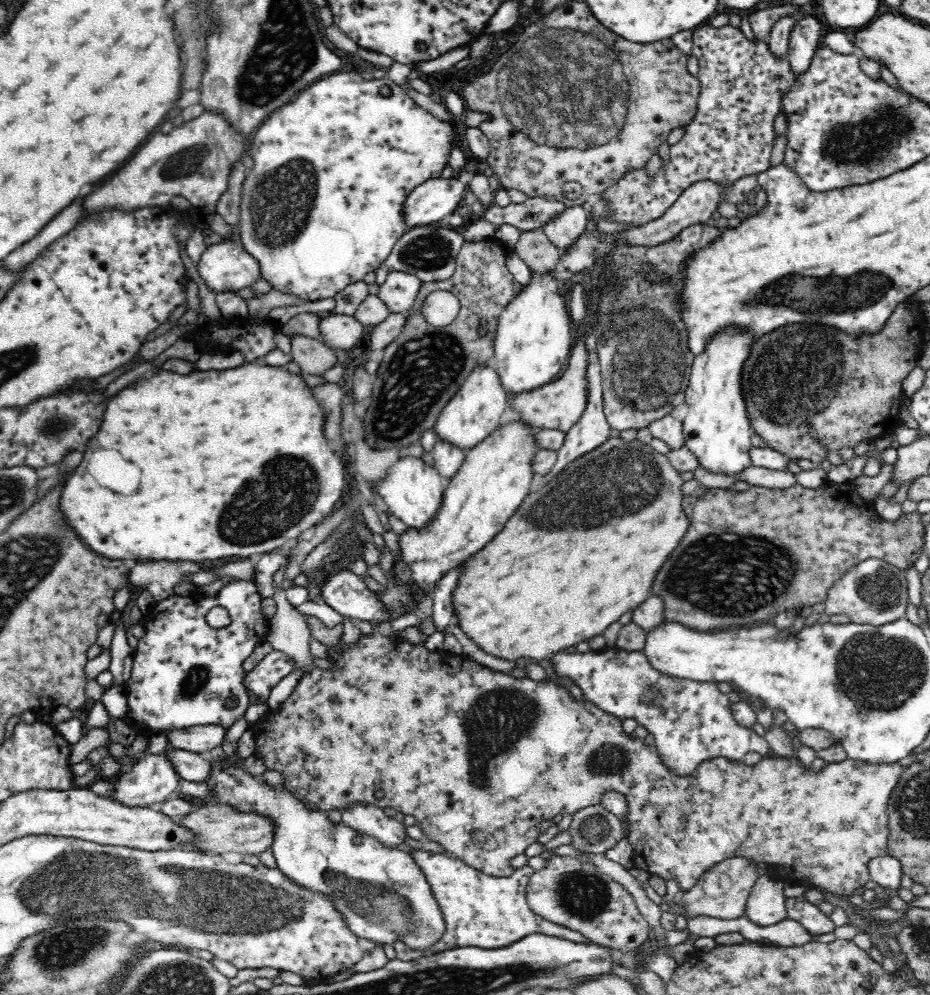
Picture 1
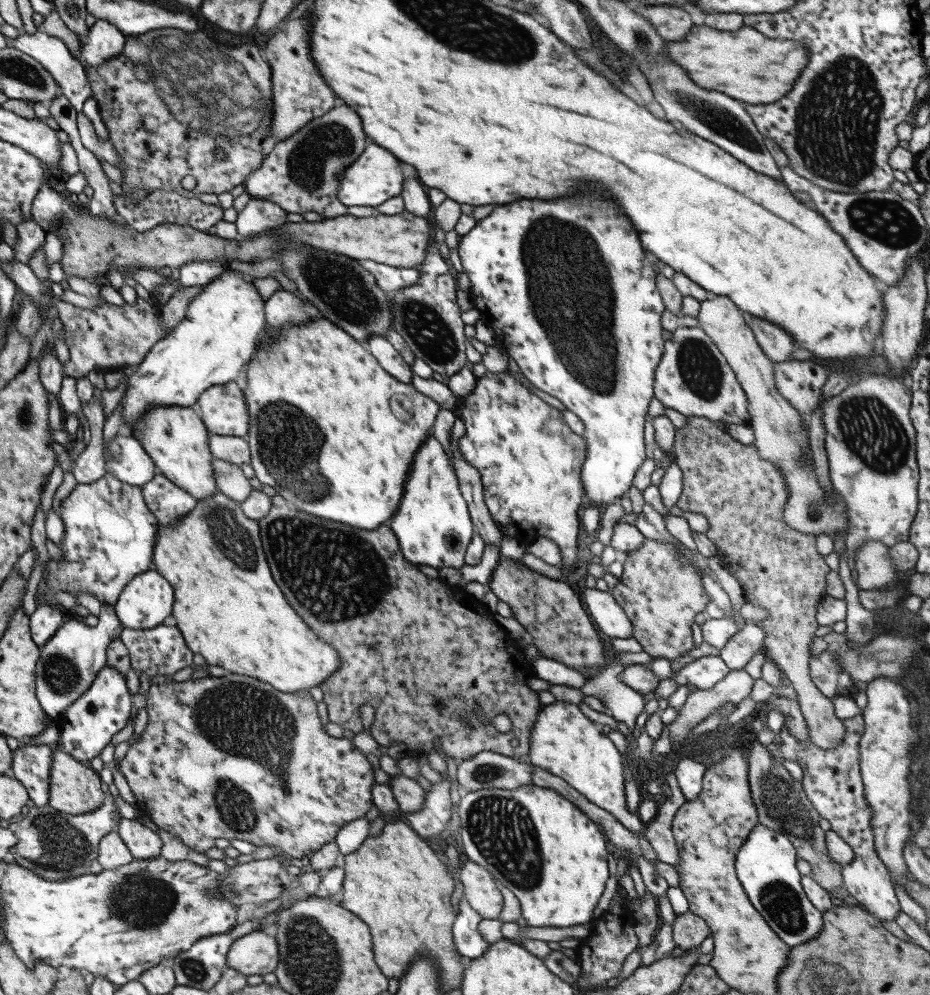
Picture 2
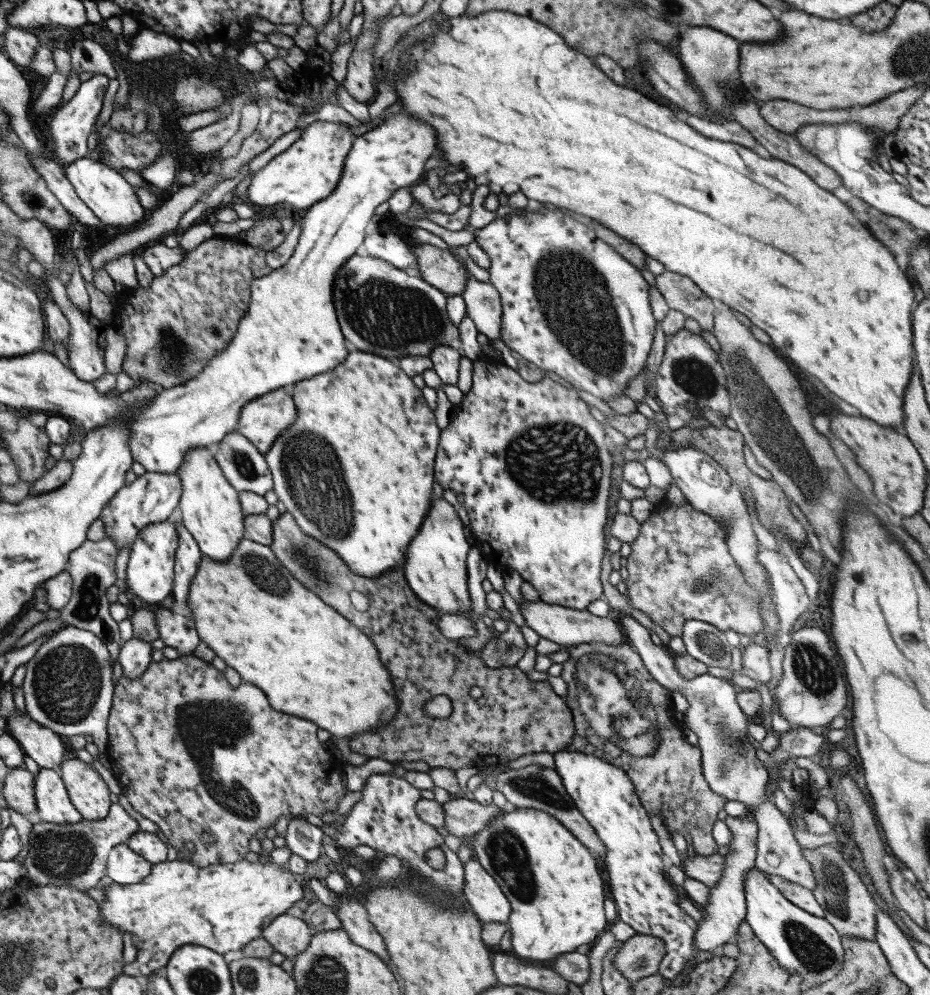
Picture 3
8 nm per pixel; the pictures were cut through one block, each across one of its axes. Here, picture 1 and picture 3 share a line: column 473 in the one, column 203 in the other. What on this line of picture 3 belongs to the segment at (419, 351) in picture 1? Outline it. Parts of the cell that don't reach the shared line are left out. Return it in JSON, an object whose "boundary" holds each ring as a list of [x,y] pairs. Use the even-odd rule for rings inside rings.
{"boundary":[[[211,238],[187,252],[183,260],[169,268],[163,276],[155,278],[149,290],[133,288],[117,296],[117,314],[113,326],[123,330],[127,340],[127,356],[123,360],[123,372],[131,380],[149,380],[157,388],[177,388],[195,376],[205,372],[211,358],[221,354],[233,336],[237,334],[239,320],[247,316],[251,304],[251,280],[271,274],[273,270],[265,264],[265,250],[247,246],[245,242]]]}

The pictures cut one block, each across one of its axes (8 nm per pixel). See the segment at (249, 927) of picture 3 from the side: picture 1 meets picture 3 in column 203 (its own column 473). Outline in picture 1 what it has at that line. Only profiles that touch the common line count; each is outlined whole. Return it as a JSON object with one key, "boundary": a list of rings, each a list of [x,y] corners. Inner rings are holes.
{"boundary":[[[414,848],[408,852],[408,856],[412,858],[412,862],[416,862],[416,866],[420,866],[420,872],[428,880],[446,920],[444,938],[432,948],[434,952],[446,952],[446,950],[456,950],[466,946],[484,948],[484,950],[506,948],[532,934],[546,934],[546,936],[556,936],[558,940],[590,944],[590,940],[584,938],[580,932],[558,926],[542,918],[528,906],[526,888],[530,876],[534,874],[532,868],[514,870],[512,876],[498,878],[498,876],[488,876],[482,870],[476,870],[450,854],[436,854],[430,850]]]}

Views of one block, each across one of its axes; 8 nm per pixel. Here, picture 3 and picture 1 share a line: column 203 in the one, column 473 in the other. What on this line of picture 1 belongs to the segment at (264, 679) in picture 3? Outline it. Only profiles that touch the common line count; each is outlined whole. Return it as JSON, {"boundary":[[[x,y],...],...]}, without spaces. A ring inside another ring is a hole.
{"boundary":[[[620,438],[606,440],[604,444],[600,444],[600,448],[580,456],[578,460],[568,464],[564,468],[564,472],[546,480],[544,488],[528,494],[524,498],[524,504],[520,504],[520,508],[508,520],[504,530],[484,550],[480,550],[474,558],[470,558],[464,564],[464,568],[460,570],[460,576],[458,576],[458,584],[452,590],[452,606],[454,606],[454,616],[458,620],[460,632],[466,634],[482,652],[486,652],[494,658],[500,658],[500,660],[508,660],[508,662],[518,662],[520,658],[530,660],[530,662],[552,660],[552,656],[556,656],[558,652],[564,652],[570,646],[578,646],[580,642],[588,642],[590,638],[604,634],[624,614],[632,612],[644,600],[648,600],[652,596],[650,588],[652,588],[654,576],[658,574],[658,570],[666,564],[666,560],[672,556],[672,552],[684,540],[690,524],[688,524],[688,518],[684,516],[684,506],[682,506],[684,496],[680,492],[682,484],[684,482],[680,480],[680,474],[676,474],[670,468],[666,454],[664,456],[656,454],[650,446],[640,446],[638,440],[634,440],[634,442],[624,442]]]}

